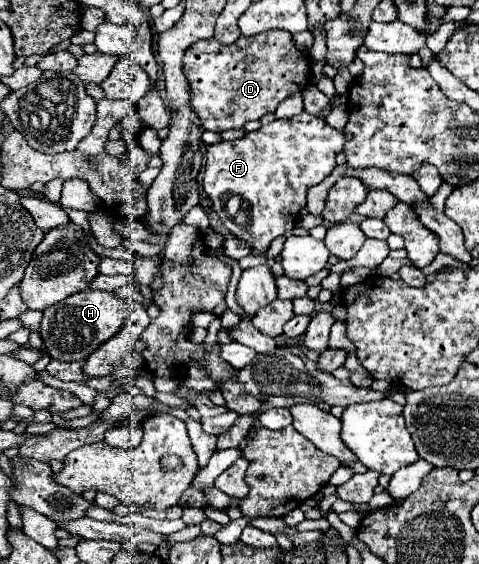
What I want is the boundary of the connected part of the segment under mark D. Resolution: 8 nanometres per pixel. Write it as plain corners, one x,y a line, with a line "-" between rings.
266,31
254,37
242,35
232,45
220,45
216,39
194,43
184,55
184,73
192,87
192,109
200,115
202,127
218,133
274,113
280,101
306,89
310,59
294,45
292,33

